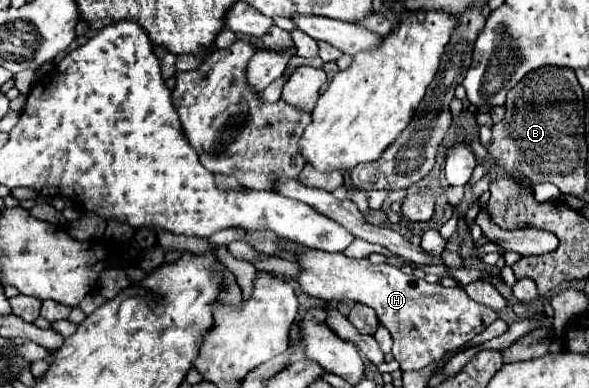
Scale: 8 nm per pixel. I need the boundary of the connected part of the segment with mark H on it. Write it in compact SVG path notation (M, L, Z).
M319 250L295 252L295 258L301 272L293 280L305 294L327 302L361 302L375 310L379 324L383 324L393 338L393 358L403 372L421 370L441 360L447 352L473 340L497 318L495 310L471 300L461 286L445 288L441 284L427 284L413 274L403 274L391 264L371 264L367 258L353 260L341 252L329 254Z

